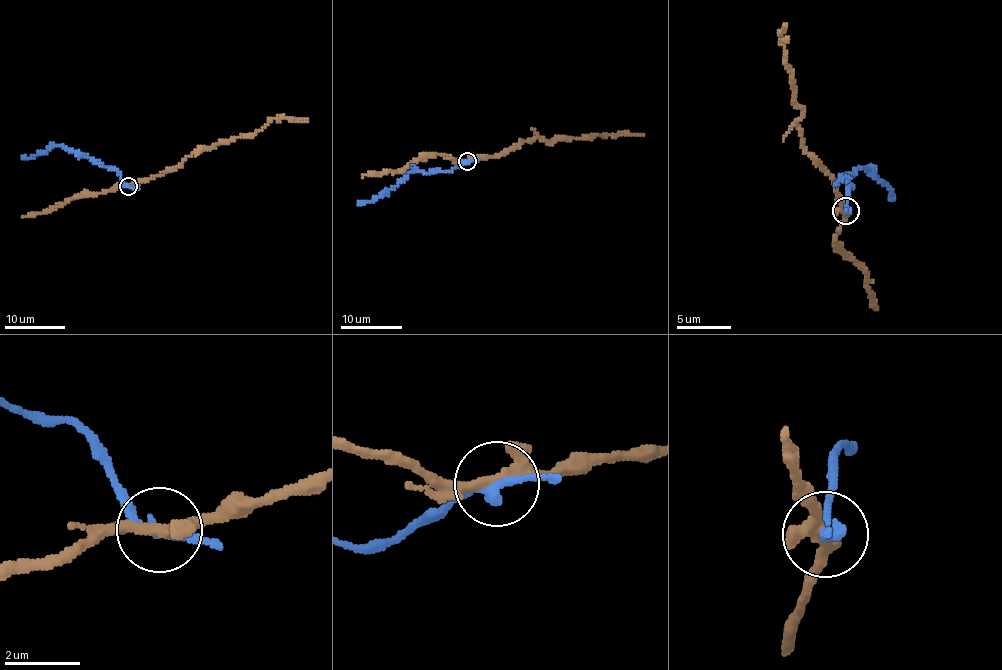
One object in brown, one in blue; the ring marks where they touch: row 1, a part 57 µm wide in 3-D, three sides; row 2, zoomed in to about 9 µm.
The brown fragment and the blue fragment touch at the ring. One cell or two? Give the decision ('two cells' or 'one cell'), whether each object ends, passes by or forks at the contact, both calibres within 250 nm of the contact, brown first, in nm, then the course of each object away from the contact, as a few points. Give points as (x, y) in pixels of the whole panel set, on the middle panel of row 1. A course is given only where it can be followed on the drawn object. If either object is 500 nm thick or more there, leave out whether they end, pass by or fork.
two cells; brown forks; blue passes by; calibres 260 and 240 nm; course brown (466, 161), (500, 156), (535, 138), (553, 142), (558, 139), (644, 135); course blue (466, 161), (451, 170), (414, 171), (371, 201), (357, 204)

